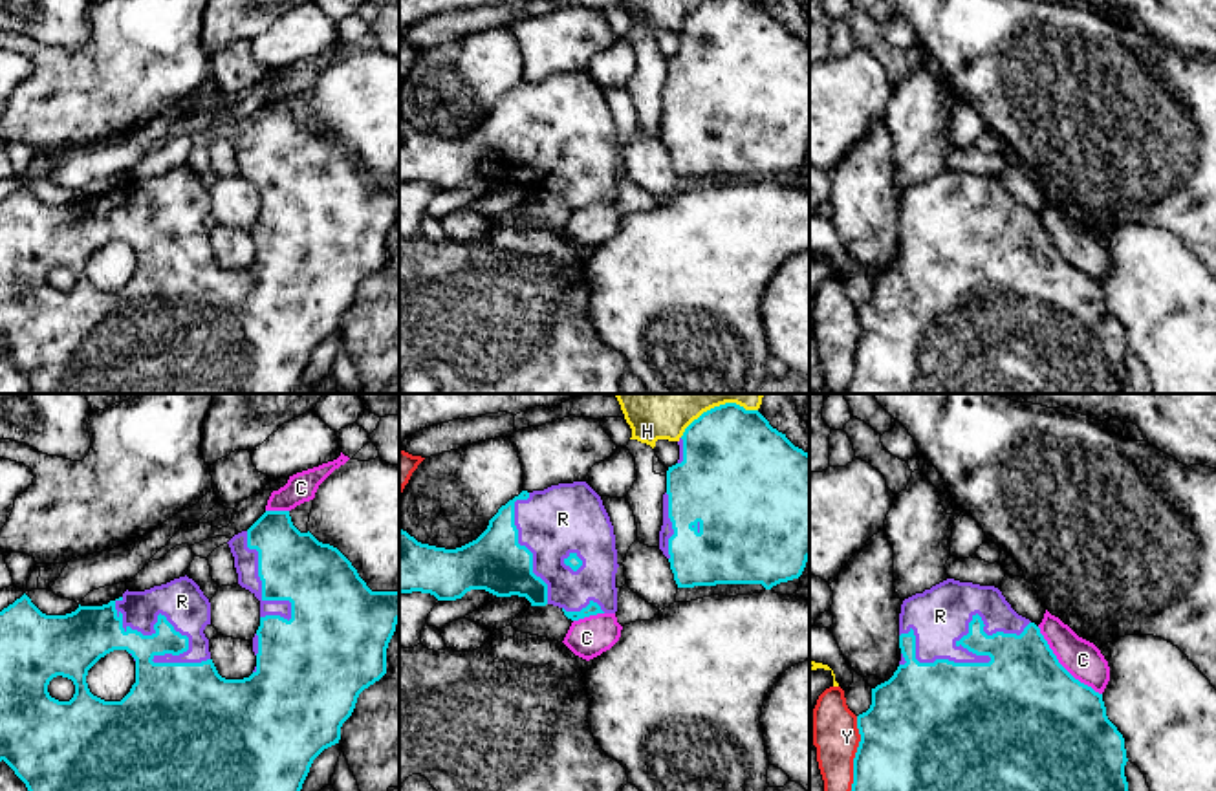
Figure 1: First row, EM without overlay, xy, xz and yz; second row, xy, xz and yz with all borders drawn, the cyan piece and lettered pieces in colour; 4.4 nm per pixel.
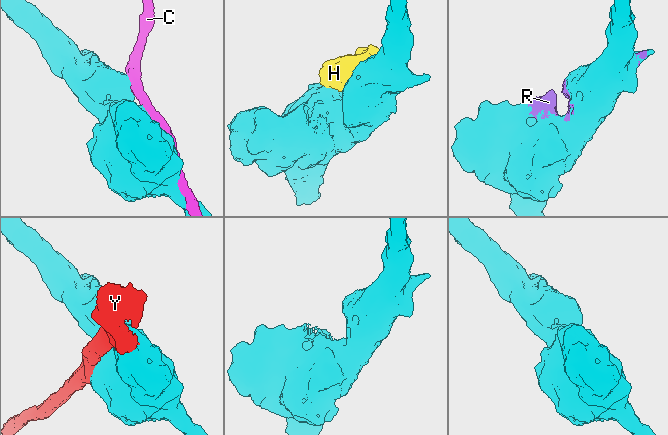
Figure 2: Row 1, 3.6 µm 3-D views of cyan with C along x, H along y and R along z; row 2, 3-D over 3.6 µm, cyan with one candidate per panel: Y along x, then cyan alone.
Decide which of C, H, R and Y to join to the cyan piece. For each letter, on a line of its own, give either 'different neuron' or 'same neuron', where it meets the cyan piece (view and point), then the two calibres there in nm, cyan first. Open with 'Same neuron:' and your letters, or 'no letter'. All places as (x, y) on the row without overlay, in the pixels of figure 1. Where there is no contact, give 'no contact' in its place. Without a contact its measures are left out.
Same neuron: R
C: different neuron; meets cyan in yz at (1061, 255); 500 nm thick on the cyan side, 170 nm on the other
H: different neuron; meets cyan in xz at (693, 11); 440 nm thick on the cyan side, 140 nm on the other
R: same neuron; meets cyan in yz at (986, 244); 440 nm thick on the cyan side, 240 nm on the other
Y: different neuron; meets cyan in yz at (854, 350); 500 nm thick on the cyan side, 200 nm on the other

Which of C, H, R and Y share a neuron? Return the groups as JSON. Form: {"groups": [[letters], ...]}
{"groups": [["C"], ["H"], ["R"], ["Y"]]}

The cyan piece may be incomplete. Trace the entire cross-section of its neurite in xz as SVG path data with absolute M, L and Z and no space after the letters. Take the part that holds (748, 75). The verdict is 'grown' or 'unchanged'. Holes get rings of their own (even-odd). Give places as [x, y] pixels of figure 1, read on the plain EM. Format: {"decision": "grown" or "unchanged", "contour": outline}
{"decision": "grown", "contour": "M707 0L694 9L678 31L679 49L667 60L667 82L663 84L663 115L659 139L670 152L678 178L716 174L762 174L765 179L780 172L798 168L809 148L809 44L795 37L758 0Z"}

